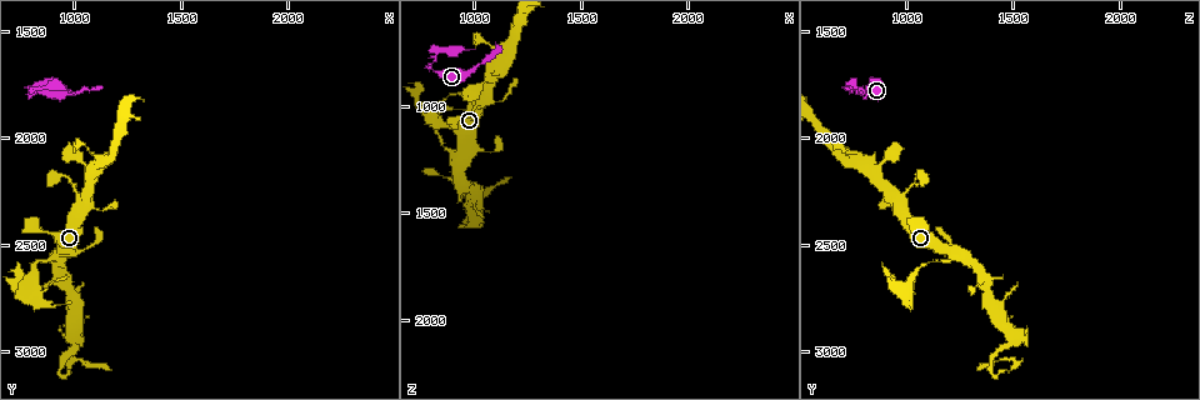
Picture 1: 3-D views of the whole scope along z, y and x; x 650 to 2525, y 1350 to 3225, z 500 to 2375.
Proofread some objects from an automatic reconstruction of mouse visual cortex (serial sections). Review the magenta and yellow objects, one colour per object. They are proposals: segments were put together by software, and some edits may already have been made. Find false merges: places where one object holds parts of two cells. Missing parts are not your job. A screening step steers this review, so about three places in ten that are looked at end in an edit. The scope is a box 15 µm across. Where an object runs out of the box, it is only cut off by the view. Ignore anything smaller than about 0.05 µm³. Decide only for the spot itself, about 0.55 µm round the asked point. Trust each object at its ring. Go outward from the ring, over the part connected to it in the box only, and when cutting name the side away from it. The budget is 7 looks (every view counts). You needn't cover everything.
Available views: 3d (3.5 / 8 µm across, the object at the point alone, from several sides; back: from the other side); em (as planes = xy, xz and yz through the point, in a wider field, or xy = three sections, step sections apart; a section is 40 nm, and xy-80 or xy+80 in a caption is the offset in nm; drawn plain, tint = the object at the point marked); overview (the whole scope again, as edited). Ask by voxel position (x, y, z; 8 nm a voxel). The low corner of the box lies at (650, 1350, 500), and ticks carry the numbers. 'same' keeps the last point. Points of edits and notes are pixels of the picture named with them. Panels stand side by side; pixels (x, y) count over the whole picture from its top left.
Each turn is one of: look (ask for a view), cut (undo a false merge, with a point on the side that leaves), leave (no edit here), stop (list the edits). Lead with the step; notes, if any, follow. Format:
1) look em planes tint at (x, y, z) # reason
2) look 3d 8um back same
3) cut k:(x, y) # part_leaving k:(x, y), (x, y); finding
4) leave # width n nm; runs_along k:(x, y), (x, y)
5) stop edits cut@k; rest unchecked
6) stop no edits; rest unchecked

look 3d 3.5um at (780, 1800, 810) # sharp bend

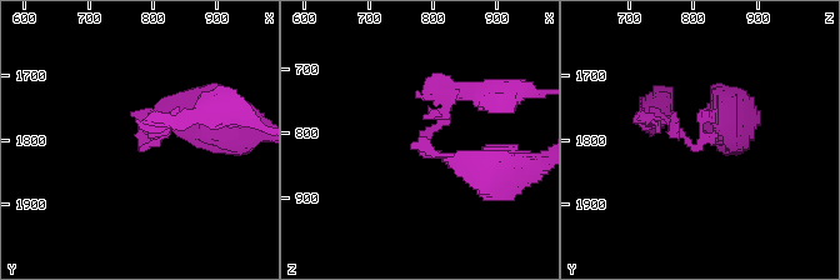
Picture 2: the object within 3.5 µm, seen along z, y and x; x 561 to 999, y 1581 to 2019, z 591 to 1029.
look em xy step 5 tint at (790, 1810, 800)

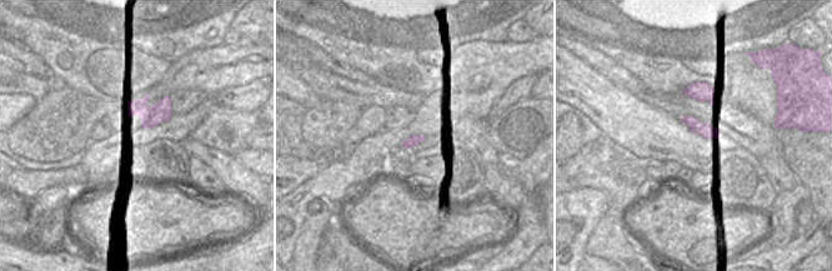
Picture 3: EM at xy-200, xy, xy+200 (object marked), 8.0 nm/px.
cut 2:(659, 124) # arm_widths 200, 250 nm; part_leaving 2:(704, 134), (691, 145), (656, 106); a second cell is stuck on

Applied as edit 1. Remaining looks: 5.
look 3d 8um at (860, 2580, 1180) # thick turns thin

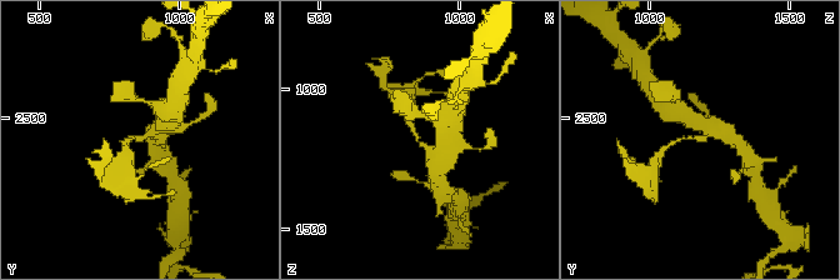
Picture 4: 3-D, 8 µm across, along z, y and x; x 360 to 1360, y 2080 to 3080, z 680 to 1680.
look 3d 3.5um at (870, 2590, 1190)

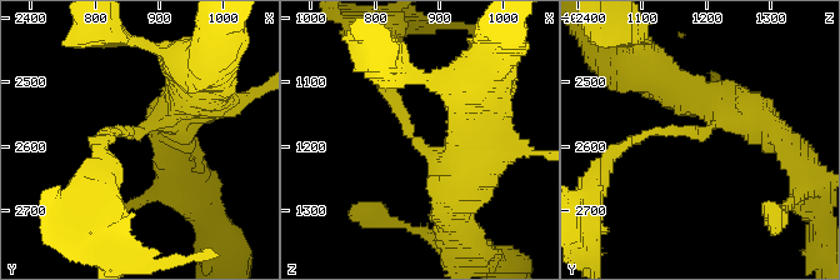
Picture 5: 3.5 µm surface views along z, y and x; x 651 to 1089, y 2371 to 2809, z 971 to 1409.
look em xy step 5 tint at (855, 2580, 1190) # arm_widths 150, 500 nm

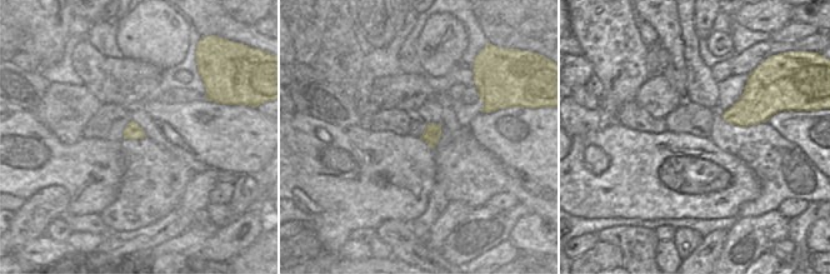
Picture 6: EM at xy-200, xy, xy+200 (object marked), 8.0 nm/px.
cut 5:(400, 109) # part_leaving 5:(708, 128), (650, 131), (609, 158); two cells meet here

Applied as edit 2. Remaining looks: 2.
stop edits cut@2, cut@5; rest unchecked

